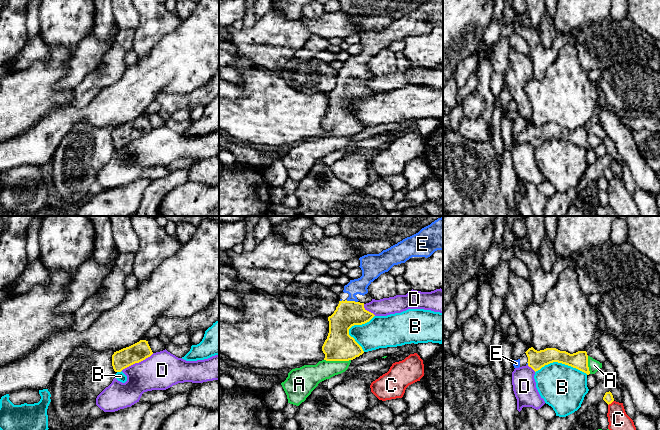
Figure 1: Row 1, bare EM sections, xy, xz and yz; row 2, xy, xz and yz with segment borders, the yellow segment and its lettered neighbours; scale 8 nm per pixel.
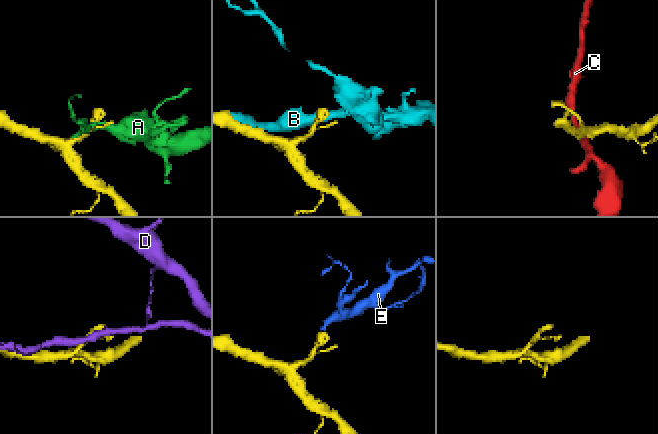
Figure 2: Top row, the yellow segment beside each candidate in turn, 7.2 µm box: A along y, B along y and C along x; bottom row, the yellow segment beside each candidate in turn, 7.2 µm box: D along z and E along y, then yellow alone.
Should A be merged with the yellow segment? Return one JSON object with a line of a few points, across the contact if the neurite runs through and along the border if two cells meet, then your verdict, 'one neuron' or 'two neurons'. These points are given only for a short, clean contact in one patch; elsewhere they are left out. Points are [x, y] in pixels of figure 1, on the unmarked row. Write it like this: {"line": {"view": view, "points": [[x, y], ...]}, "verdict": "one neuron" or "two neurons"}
{"verdict": "two neurons"}

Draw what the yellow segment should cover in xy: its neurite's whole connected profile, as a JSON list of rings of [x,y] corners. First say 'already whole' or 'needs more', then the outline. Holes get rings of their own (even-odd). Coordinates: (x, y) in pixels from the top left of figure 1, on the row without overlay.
already whole; [[[148,117],[139,118],[114,128],[112,131],[112,142],[115,148],[121,148],[123,145],[139,139],[153,130]]]

